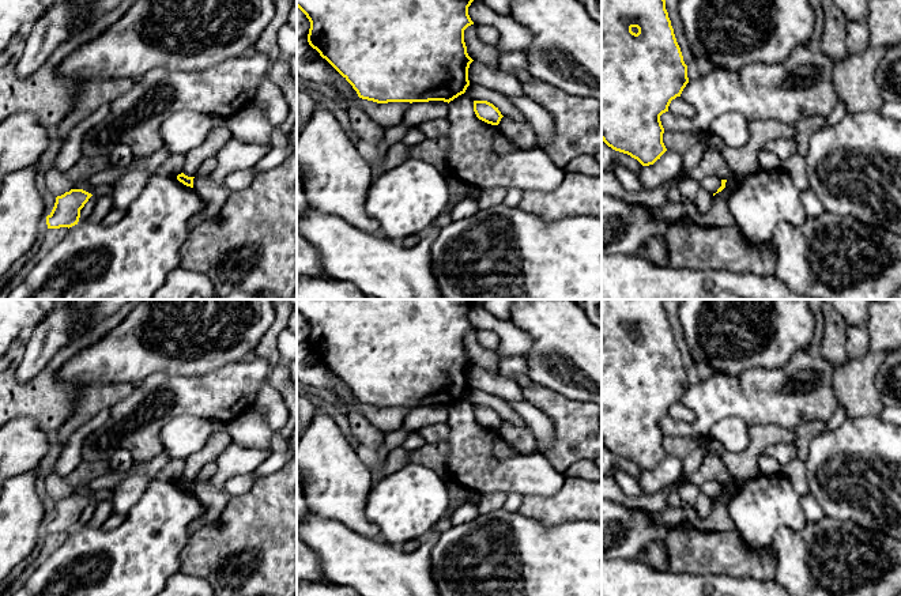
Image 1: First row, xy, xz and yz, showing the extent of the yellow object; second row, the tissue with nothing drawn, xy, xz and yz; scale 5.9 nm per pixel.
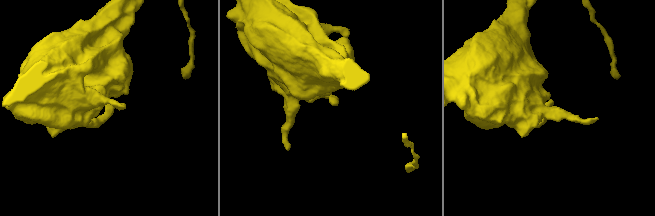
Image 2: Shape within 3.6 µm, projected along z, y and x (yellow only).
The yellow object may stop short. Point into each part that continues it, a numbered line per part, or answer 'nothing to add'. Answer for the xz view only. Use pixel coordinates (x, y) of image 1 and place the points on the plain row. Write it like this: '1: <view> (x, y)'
nothing to add

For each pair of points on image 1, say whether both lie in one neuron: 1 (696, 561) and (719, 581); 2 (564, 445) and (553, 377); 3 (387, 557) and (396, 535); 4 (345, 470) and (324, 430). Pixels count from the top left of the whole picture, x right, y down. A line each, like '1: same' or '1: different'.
1: different
2: different
3: different
4: same

